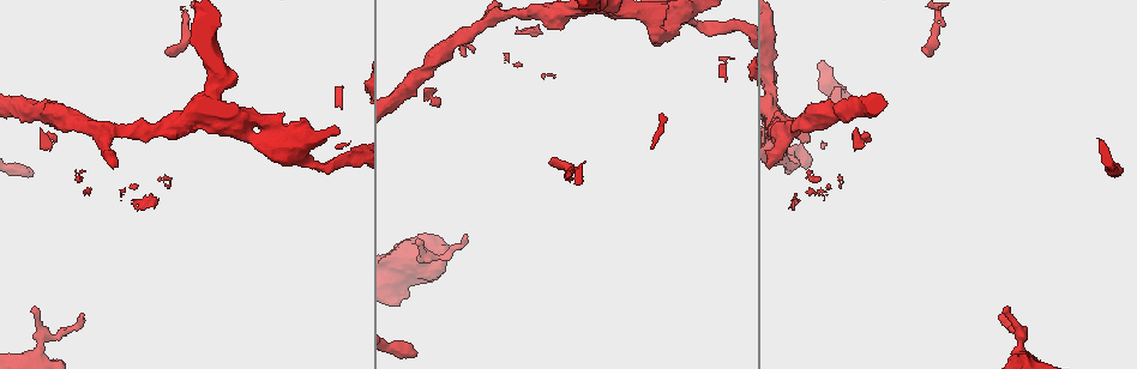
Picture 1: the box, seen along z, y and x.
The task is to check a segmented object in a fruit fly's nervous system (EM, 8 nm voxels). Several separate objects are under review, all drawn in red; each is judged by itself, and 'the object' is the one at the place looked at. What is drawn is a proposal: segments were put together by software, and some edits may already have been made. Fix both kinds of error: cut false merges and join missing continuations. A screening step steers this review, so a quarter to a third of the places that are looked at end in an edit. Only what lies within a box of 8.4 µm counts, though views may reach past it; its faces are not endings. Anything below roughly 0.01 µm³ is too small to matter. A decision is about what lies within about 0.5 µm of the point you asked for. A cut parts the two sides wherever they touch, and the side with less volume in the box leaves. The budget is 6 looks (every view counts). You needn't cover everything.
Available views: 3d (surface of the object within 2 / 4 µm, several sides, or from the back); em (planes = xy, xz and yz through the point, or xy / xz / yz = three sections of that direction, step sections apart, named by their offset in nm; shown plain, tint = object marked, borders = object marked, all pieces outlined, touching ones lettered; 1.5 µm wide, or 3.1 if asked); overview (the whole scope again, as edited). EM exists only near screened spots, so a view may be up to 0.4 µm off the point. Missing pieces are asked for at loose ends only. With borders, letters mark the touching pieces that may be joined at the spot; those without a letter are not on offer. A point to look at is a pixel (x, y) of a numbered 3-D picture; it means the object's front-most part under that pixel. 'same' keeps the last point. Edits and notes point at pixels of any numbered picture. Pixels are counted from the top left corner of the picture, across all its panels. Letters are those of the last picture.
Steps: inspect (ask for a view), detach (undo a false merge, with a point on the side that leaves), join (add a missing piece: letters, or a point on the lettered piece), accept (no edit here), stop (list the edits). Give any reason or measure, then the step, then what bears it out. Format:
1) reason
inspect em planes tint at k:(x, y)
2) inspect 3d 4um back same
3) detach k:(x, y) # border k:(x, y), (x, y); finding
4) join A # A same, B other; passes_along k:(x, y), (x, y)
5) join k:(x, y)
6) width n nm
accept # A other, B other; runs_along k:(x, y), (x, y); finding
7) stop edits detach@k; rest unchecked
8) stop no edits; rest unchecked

calibre changes
inspect 3d 4um back at 1:(300, 157)

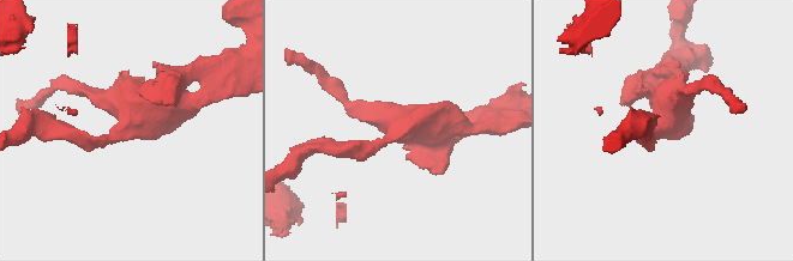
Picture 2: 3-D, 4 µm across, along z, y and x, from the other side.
arms 3; arm_widths 190, 300, 480 nm; need the tissue
inspect em planes tint at 2:(125, 124)

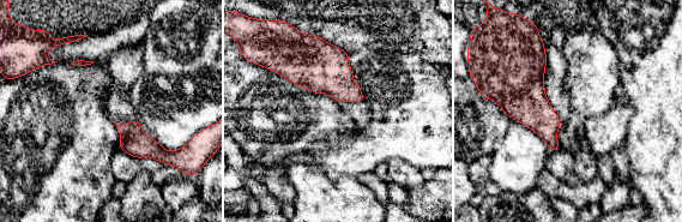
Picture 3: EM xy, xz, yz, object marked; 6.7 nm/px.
what lies round it
inspect em planes borders same

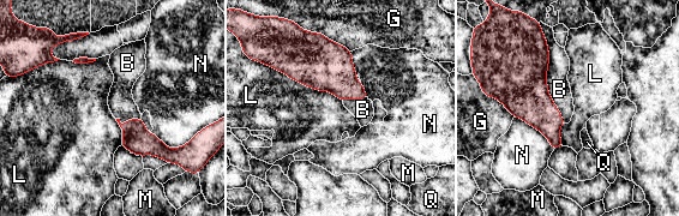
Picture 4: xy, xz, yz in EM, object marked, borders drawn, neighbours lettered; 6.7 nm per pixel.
accept # B other, G other, L other, M other, N other, Q other; border 4:(514, 116), (539, 130), (553, 150); one cell here

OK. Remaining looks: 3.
free end
inspect em planes tint at 1:(415, 243)

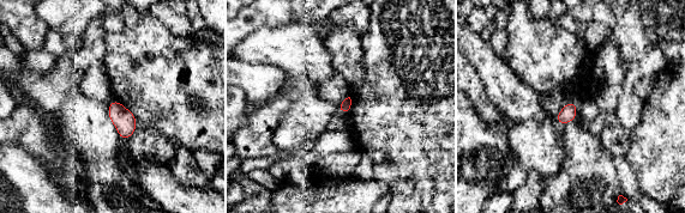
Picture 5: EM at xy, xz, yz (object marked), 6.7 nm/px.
what lies round it
inspect em planes borders same

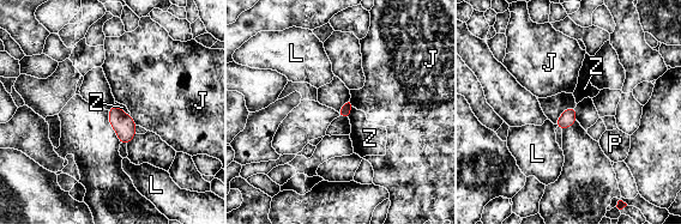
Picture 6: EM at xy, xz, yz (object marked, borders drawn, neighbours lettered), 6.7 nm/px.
accept # J other, L other, P other, Z other; border 6:(351, 107), (347, 115); no lettered piece goes on from it

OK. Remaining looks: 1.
stop no edits; rest unchecked

